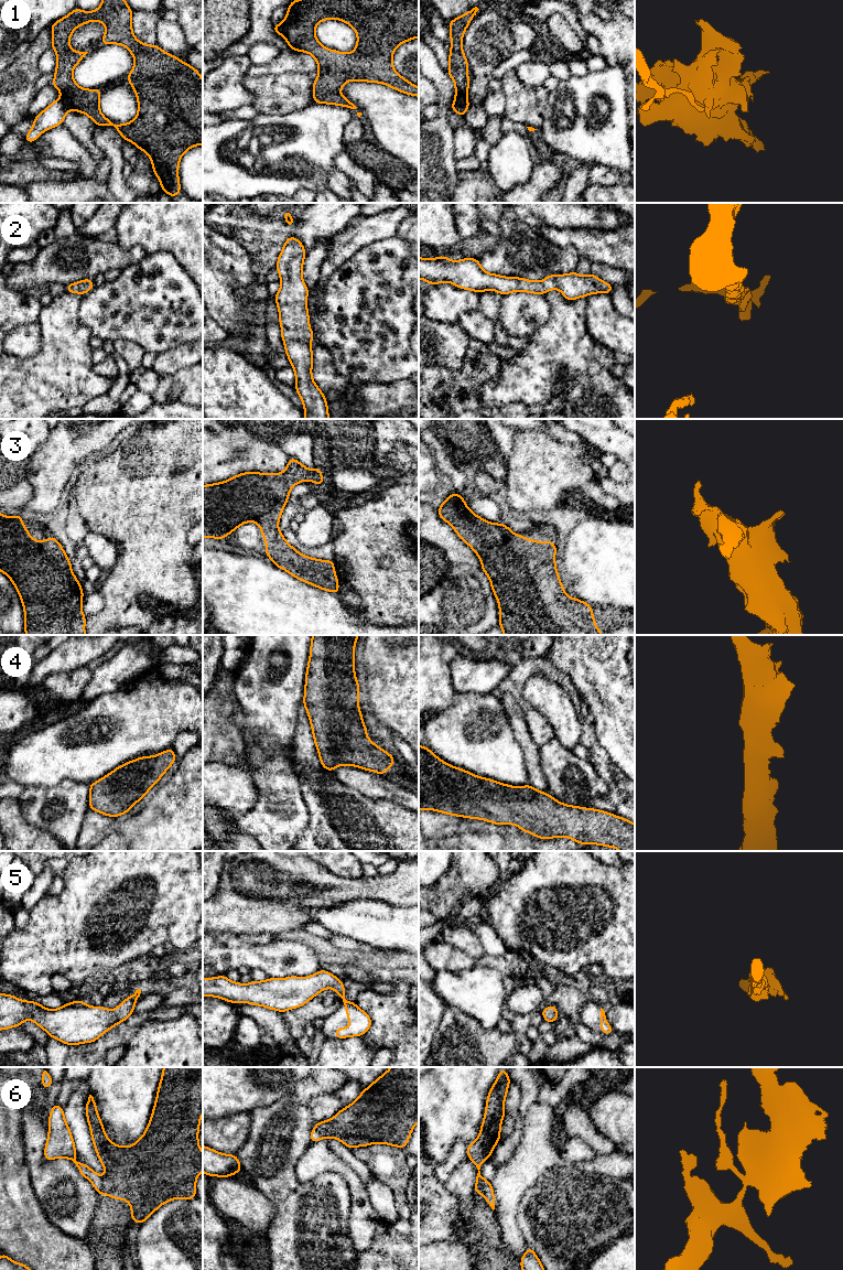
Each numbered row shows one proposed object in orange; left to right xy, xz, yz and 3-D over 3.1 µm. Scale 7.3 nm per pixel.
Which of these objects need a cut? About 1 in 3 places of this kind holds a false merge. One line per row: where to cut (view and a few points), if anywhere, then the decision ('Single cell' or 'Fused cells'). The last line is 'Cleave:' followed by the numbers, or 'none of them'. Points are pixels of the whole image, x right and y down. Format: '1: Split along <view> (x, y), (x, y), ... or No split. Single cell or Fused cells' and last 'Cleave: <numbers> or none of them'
1: Split along xy (62, 96), (68, 103), (69, 108). Fused cells
2: No split. Single cell
3: No split. Single cell
4: No split. Single cell
5: No split. Single cell
6: Split along yz (481, 1177), (481, 1187), (484, 1194). Fused cells
Cleave: 1, 6

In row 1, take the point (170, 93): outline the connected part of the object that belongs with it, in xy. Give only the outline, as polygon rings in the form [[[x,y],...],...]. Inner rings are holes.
[[[102,0],[101,6],[86,12],[78,8],[51,25],[53,41],[51,47],[56,52],[57,65],[52,86],[69,103],[69,109],[87,115],[96,126],[110,126],[118,130],[123,141],[131,141],[151,159],[152,170],[160,180],[161,190],[171,197],[179,196],[179,163],[182,155],[192,147],[203,144],[203,79],[201,73],[188,63],[165,53],[160,46],[141,43],[132,33],[132,10],[125,0]],[[90,21],[105,24],[106,33],[100,45],[120,44],[134,57],[134,66],[127,76],[138,99],[138,115],[126,125],[119,125],[104,117],[99,108],[100,88],[84,89],[73,78],[74,67],[88,52],[71,49],[72,32]]]

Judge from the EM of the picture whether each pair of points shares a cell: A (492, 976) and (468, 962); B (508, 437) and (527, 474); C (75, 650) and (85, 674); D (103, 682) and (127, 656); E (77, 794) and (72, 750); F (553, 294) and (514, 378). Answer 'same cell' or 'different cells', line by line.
A: different cells
B: different cells
C: different cells
D: same cell
E: different cells
F: same cell

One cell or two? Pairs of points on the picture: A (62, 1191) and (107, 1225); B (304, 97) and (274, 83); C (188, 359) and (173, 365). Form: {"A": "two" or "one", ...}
{"A": "two", "B": "one", "C": "one"}

